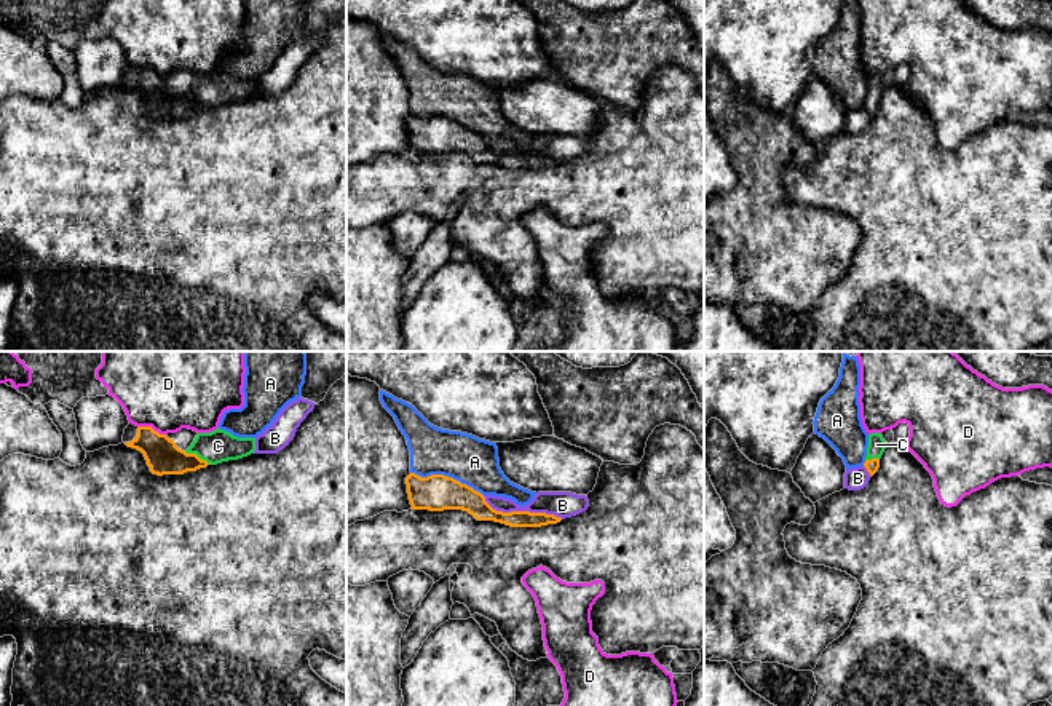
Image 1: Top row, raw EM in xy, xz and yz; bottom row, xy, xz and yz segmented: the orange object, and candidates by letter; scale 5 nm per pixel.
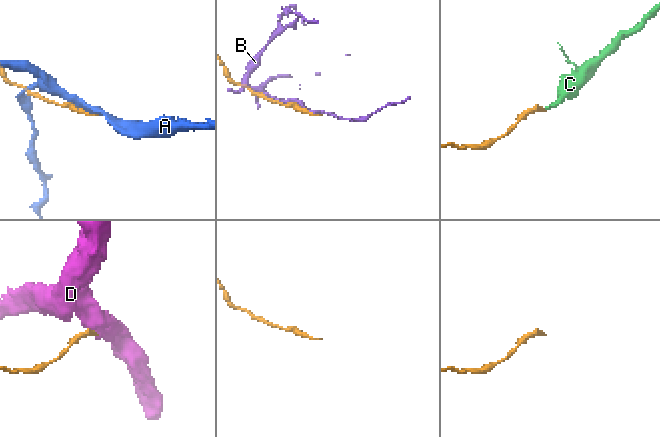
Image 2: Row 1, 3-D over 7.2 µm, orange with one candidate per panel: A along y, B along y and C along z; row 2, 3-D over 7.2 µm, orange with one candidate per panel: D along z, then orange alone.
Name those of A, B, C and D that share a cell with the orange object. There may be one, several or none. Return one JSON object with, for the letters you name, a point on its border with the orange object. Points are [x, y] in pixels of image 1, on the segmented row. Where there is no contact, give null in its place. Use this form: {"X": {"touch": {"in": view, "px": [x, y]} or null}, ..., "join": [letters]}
{"C": {"touch": {"in": "xy", "px": [197, 456]}}, "join": ["C"]}

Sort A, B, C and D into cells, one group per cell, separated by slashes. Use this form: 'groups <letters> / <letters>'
groups A / B / C / D

